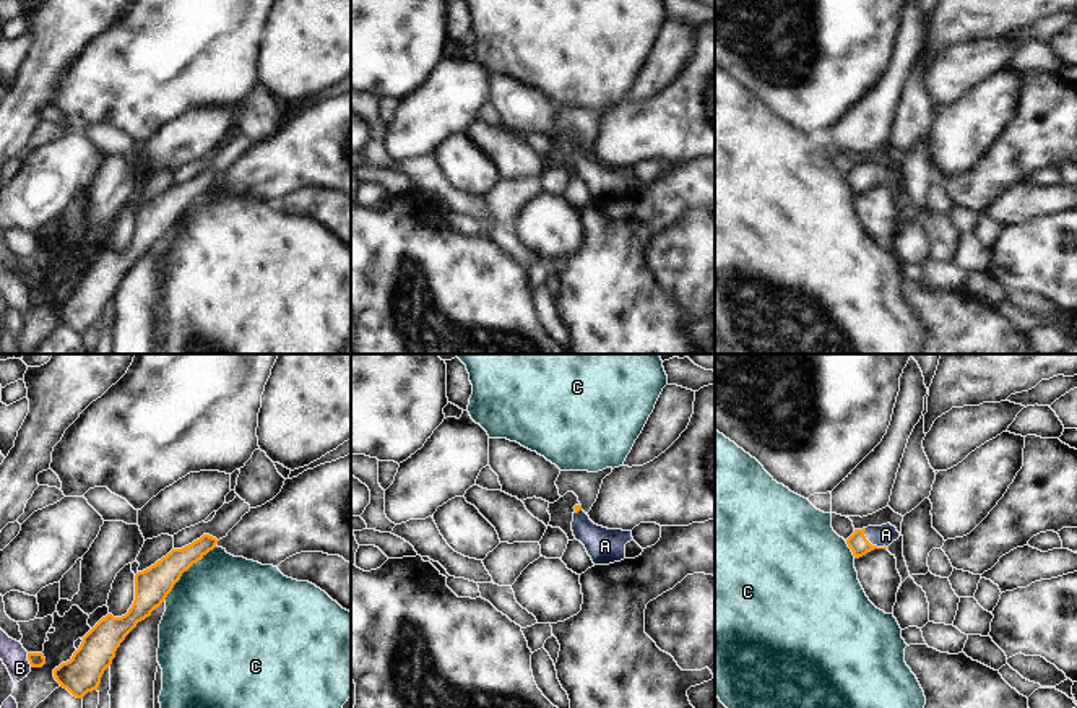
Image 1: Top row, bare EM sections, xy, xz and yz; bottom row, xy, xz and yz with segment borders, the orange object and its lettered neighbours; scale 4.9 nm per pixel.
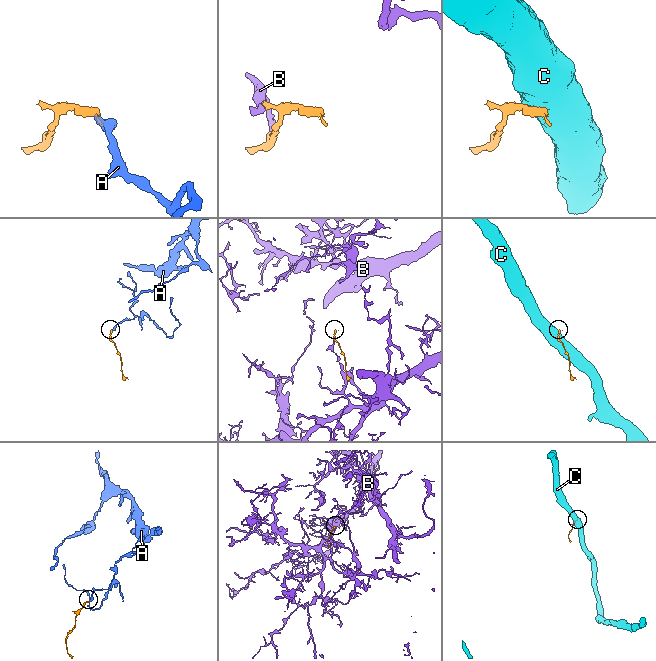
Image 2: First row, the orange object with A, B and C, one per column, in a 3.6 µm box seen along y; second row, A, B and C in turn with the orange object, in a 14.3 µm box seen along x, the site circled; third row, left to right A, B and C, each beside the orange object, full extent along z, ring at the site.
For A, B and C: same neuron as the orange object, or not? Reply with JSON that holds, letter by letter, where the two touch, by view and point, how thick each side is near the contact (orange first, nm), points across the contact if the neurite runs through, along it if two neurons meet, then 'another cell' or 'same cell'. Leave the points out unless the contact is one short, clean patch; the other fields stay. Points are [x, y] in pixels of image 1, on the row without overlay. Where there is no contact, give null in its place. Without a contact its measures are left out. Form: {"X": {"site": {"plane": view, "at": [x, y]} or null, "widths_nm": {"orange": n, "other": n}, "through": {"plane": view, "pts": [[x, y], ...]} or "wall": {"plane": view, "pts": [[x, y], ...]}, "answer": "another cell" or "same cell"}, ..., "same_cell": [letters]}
{"A": {"site": {"plane": "yz", "at": [871, 181]}, "widths_nm": {"orange": 100, "other": 100}, "through": {"plane": "yz", "pts": [[860, 182], [871, 181], [886, 171]]}, "answer": "same cell"}, "B": {"site": {"plane": "xy", "at": [28, 296]}, "widths_nm": {"orange": 80, "other": 120}, "wall": {"plane": "xy", "pts": [[26, 289], [31, 302]]}, "answer": "another cell"}, "C": {"site": {"plane": "xy", "at": [185, 207]}, "widths_nm": {"orange": 180, "other": 500}, "answer": "another cell"}, "same_cell": ["A"]}

